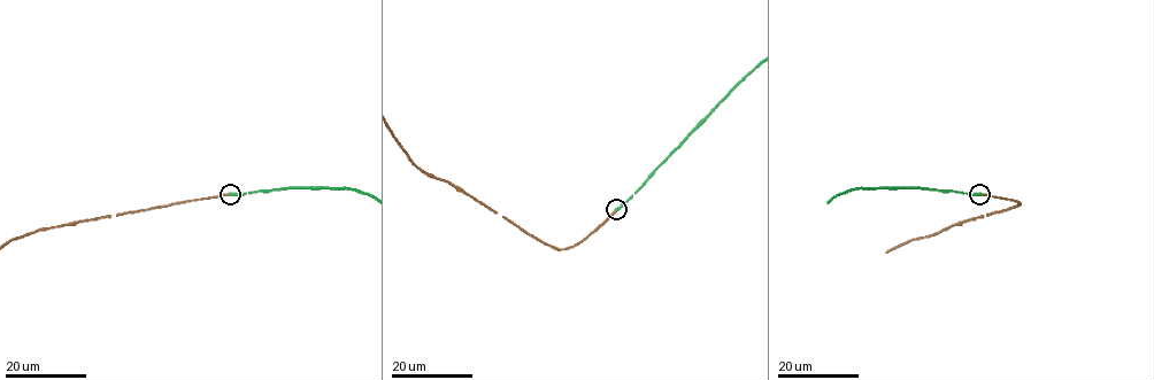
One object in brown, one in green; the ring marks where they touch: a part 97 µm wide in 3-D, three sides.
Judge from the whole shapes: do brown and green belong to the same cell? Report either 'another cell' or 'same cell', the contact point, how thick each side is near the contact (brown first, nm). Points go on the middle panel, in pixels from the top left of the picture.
same cell; place (616, 209); calibres 220 and 400 nm

